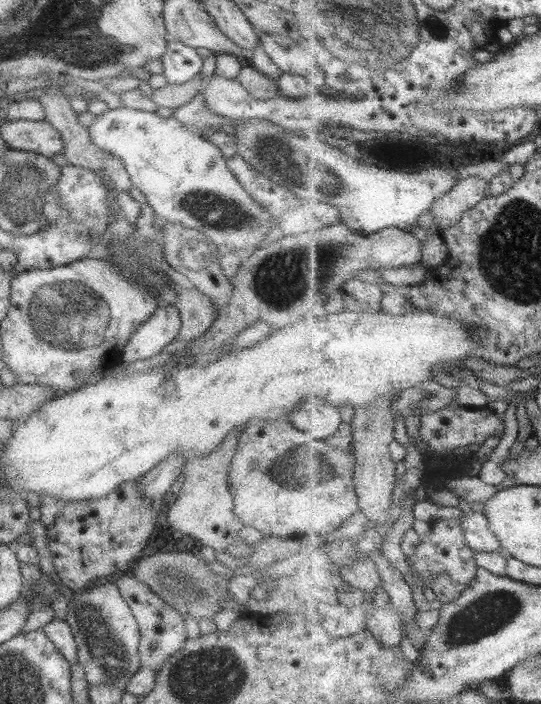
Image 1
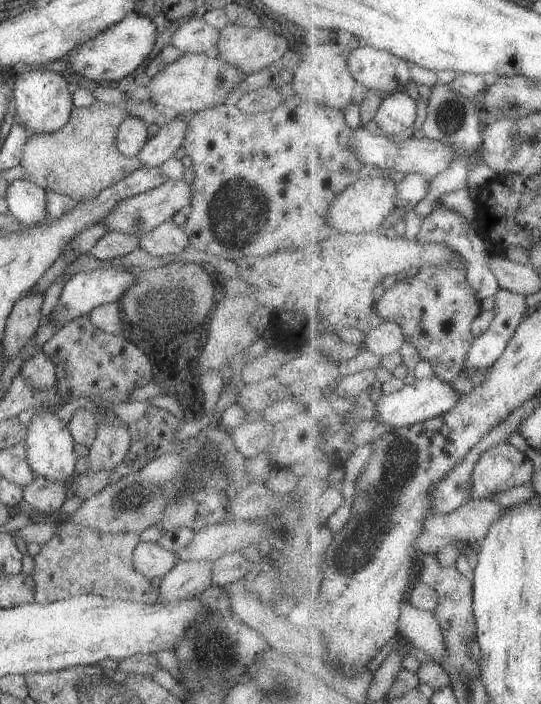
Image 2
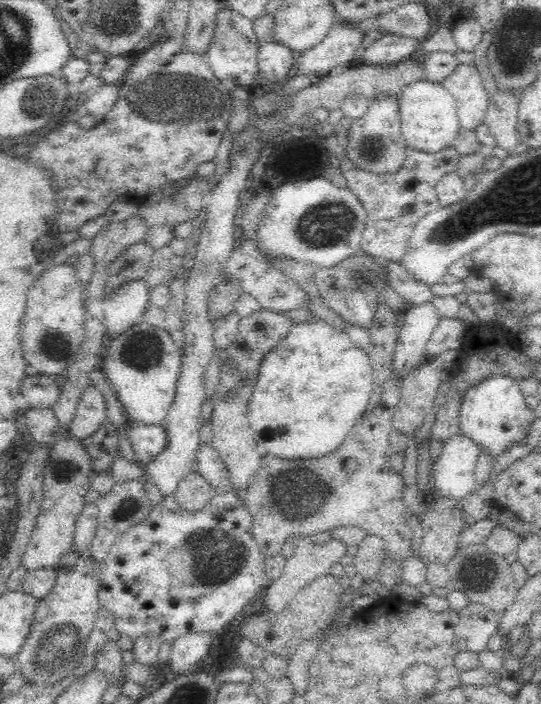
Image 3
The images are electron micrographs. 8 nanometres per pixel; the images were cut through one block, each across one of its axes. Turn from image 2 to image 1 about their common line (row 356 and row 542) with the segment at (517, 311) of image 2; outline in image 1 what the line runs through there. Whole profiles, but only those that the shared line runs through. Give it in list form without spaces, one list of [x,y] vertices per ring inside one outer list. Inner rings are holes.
[[[471,510],[464,512],[462,518],[459,519],[462,529],[465,531],[467,543],[475,553],[479,552],[479,550],[504,553],[501,543],[489,528],[487,515],[484,511],[474,512]]]

